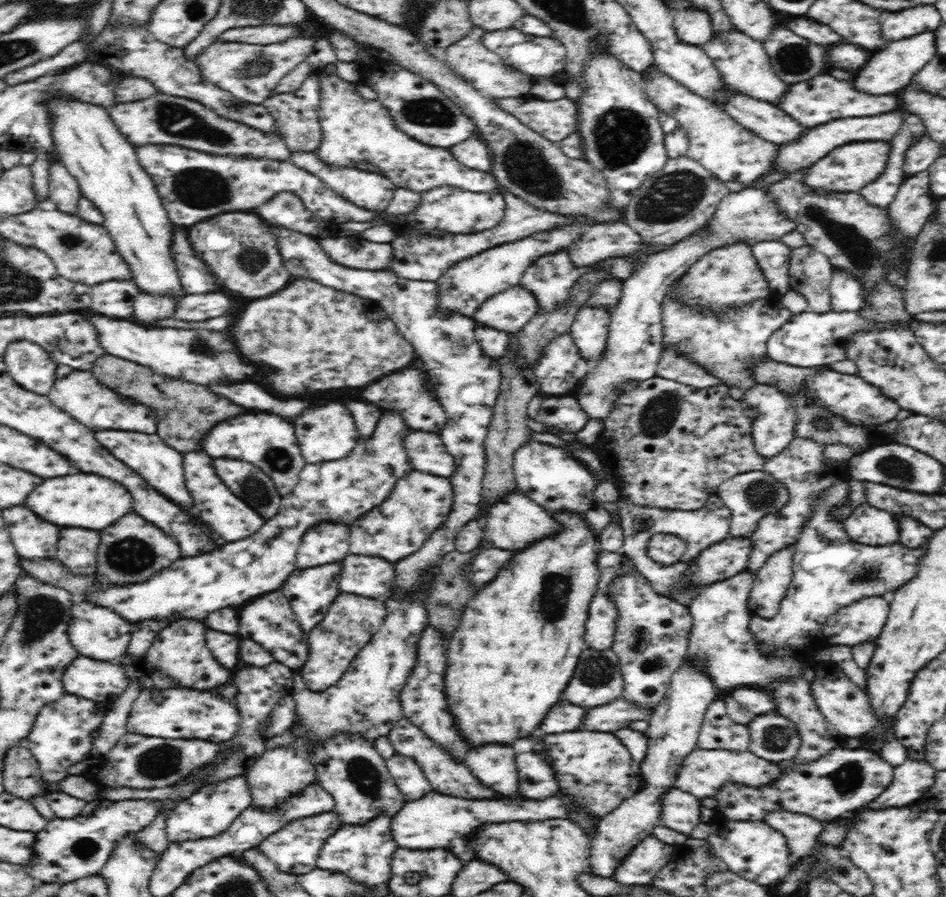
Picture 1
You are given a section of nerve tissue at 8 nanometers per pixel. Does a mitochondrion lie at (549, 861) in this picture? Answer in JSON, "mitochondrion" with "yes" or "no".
{"mitochondrion":"no"}

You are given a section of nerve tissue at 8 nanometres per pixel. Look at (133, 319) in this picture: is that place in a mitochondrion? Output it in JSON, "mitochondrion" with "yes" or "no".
{"mitochondrion":"no"}

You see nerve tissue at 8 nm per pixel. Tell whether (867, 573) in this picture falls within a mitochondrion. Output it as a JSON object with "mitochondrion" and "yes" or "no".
{"mitochondrion":"yes"}

